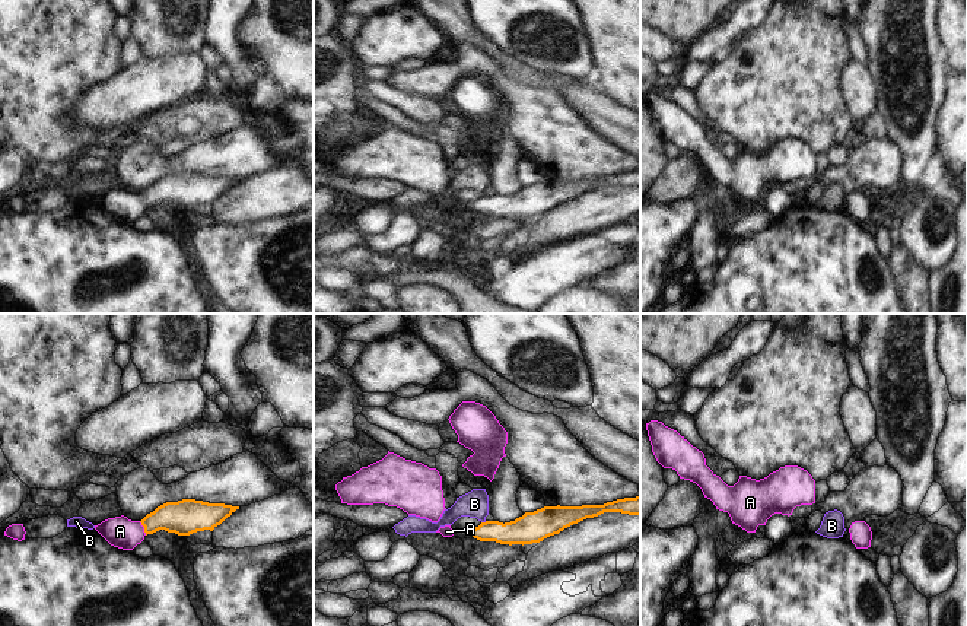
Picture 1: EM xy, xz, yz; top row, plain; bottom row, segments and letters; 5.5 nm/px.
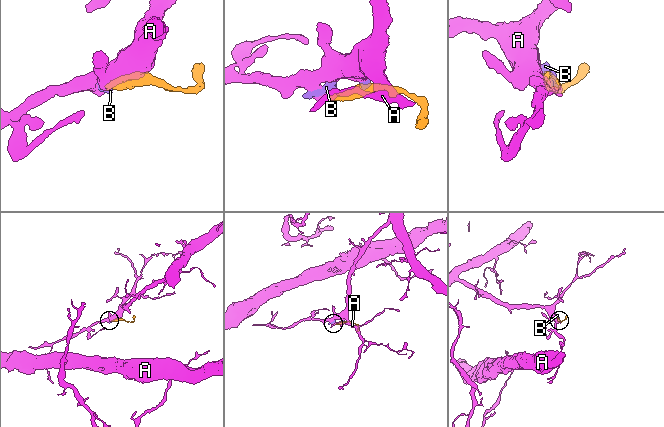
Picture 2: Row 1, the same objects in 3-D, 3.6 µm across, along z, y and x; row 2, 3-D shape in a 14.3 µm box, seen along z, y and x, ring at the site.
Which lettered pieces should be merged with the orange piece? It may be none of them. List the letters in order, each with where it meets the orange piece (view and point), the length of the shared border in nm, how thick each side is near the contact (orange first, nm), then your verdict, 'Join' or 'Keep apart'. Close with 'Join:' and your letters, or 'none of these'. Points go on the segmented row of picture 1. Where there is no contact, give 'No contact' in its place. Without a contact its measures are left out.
A: Touches orange at xy (145, 528). Shared border 90 nm. Thickness 190 nm (orange) against 170 nm. Join
B: Touches orange at xz (483, 523). Shared border 30 nm. Thickness 160 nm (orange) against 150 nm. Keep apart
Join: A

